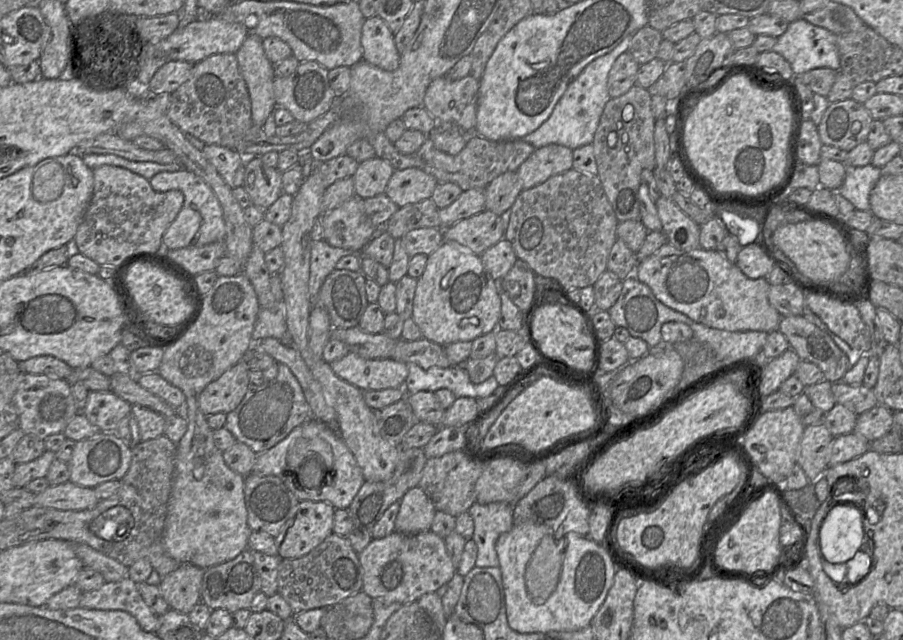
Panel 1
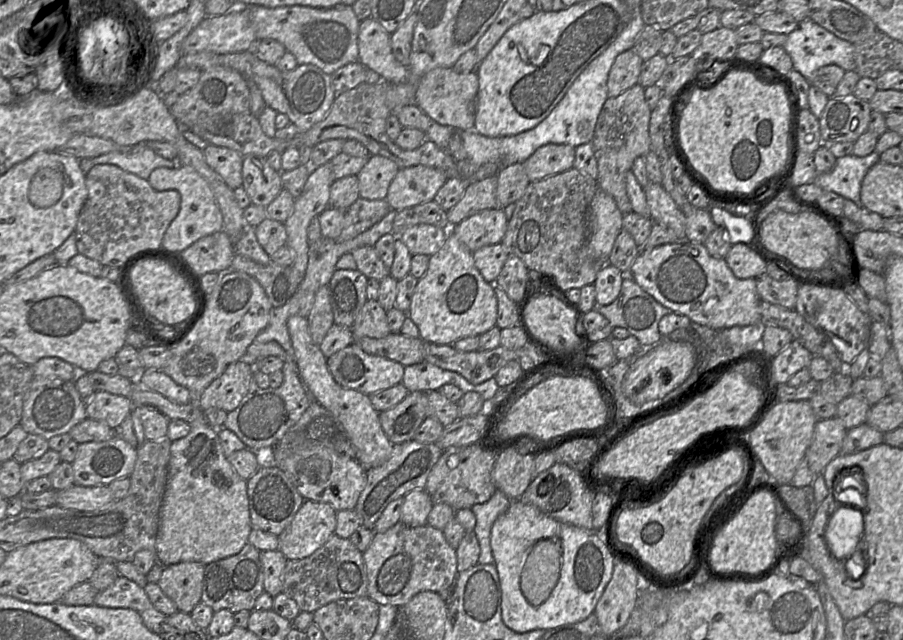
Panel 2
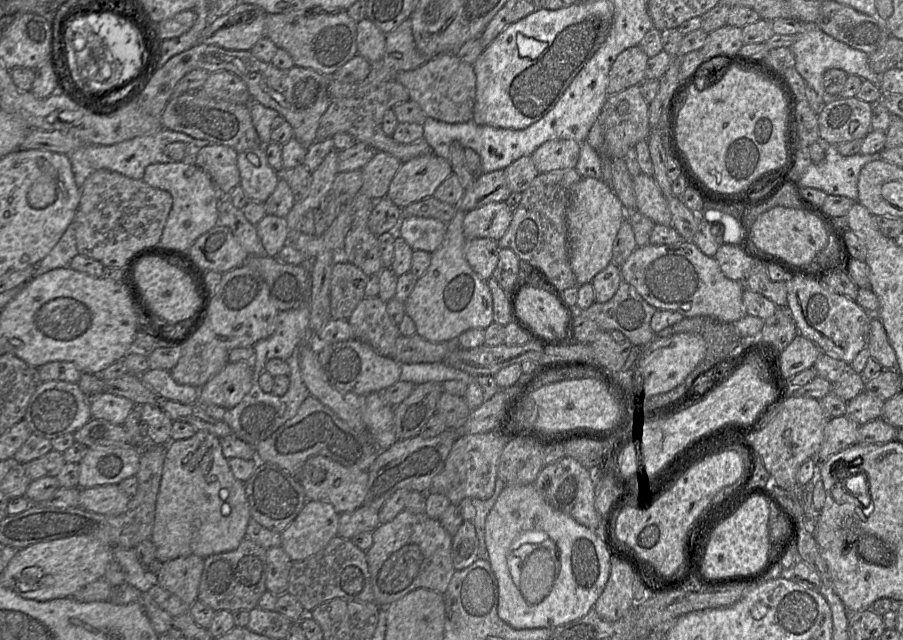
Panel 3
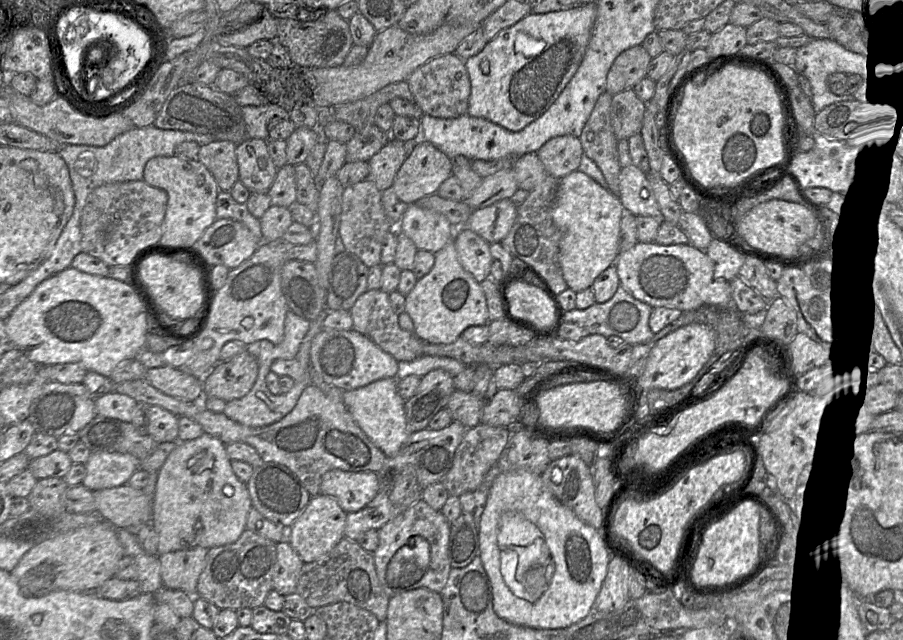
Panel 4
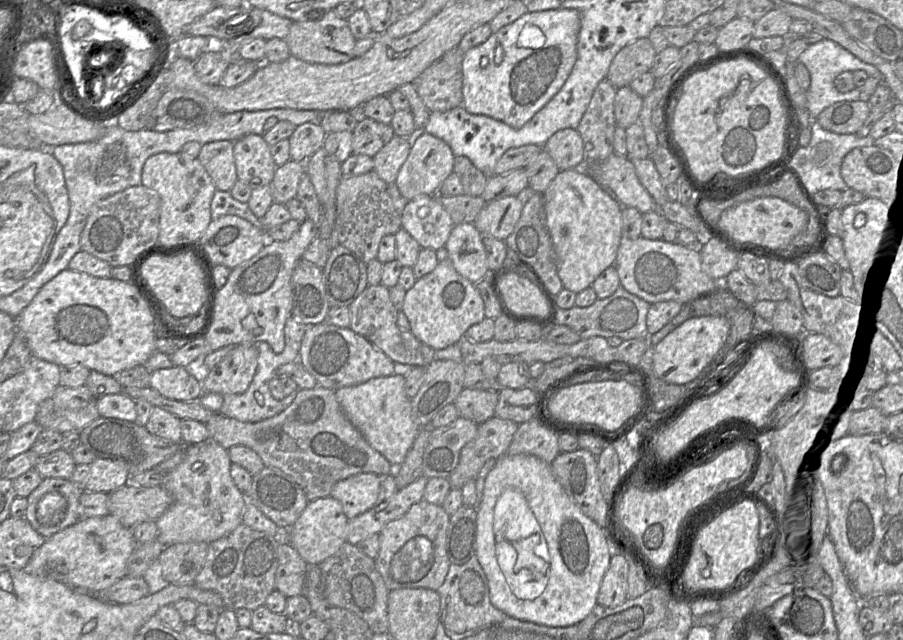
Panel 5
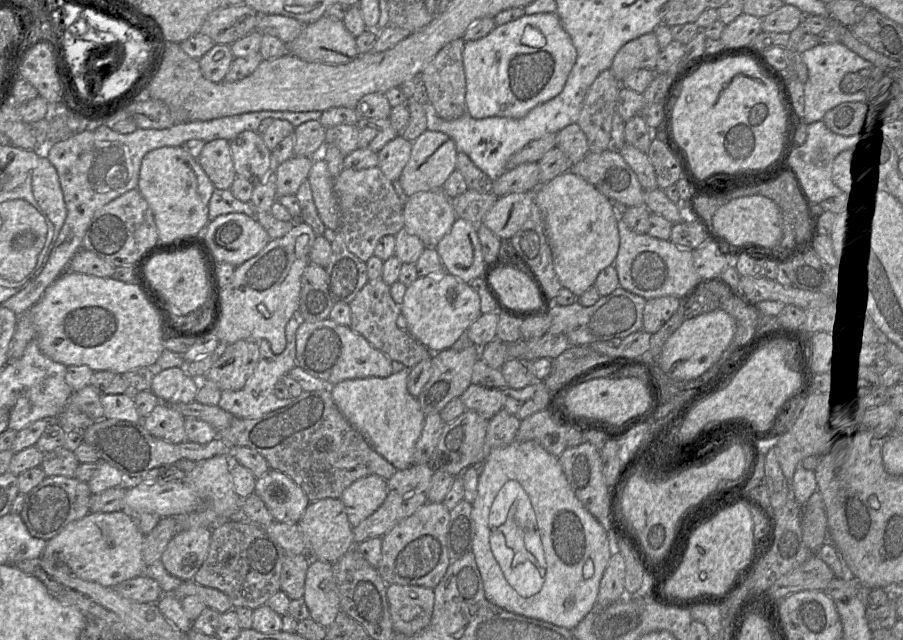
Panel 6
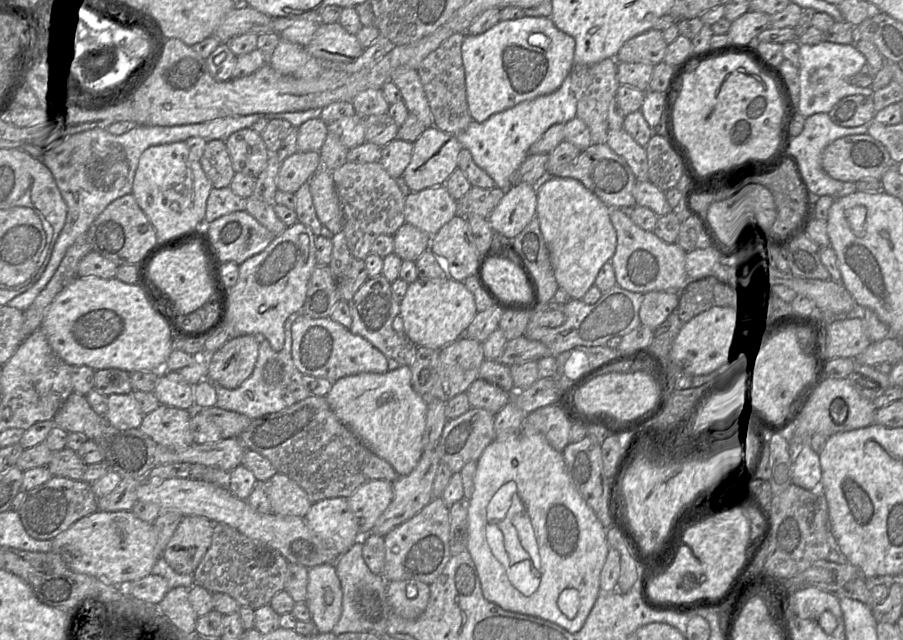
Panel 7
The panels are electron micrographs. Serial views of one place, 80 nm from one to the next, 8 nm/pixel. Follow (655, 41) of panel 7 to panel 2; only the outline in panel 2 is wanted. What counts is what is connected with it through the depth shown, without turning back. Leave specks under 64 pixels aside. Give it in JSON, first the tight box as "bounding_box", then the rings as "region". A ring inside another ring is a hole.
{"bounding_box":[607,48,643,97],"region":[[[633,48],[615,58],[607,81],[609,97],[616,97],[638,83],[643,62]]]}

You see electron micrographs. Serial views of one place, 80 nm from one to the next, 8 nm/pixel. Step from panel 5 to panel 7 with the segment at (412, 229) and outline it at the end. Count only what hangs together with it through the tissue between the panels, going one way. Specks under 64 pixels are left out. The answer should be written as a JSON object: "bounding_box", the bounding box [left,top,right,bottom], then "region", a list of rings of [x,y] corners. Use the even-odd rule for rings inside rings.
{"bounding_box":[405,185,457,237],"region":[[[444,185],[410,192],[405,200],[405,221],[430,237],[457,215],[457,201]]]}

